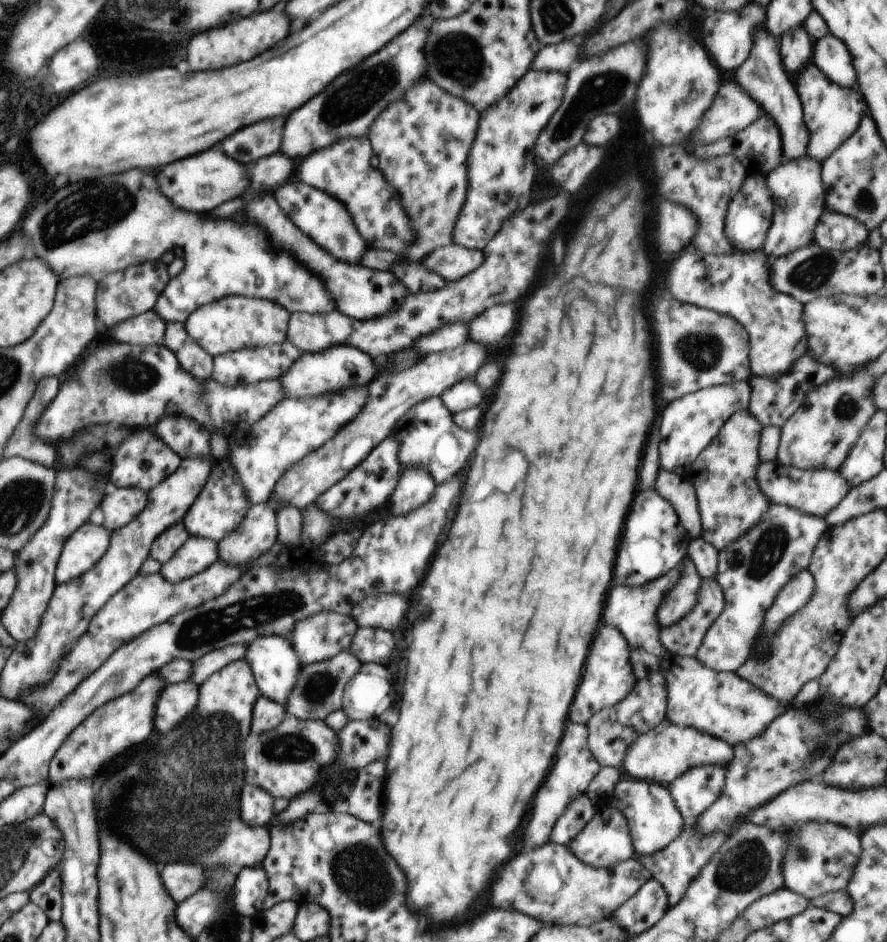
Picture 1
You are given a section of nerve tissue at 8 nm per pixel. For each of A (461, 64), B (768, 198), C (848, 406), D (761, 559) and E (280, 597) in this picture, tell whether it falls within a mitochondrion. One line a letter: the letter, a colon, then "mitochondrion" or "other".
A: mitochondrion
B: other
C: mitochondrion
D: mitochondrion
E: mitochondrion

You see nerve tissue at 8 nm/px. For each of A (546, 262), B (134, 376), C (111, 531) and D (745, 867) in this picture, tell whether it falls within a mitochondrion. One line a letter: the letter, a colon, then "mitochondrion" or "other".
A: other
B: mitochondrion
C: other
D: mitochondrion

